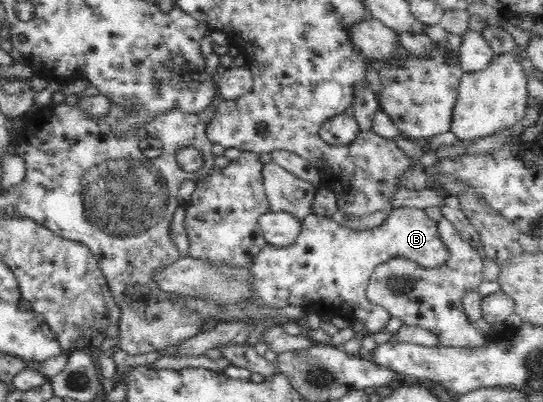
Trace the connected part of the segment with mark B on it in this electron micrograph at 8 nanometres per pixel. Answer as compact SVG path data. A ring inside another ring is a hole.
M392 208L389 217L373 229L353 229L335 221L332 215L321 217L311 213L301 222L297 239L293 243L281 247L265 245L255 255L250 267L256 277L256 295L261 299L260 305L277 308L297 305L305 311L317 313L322 319L342 317L352 322L357 319L367 332L377 334L386 329L392 315L385 308L375 305L366 296L366 289L375 268L398 257L403 257L423 270L442 268L451 259L450 249L440 236L438 222L431 219L424 209Z

